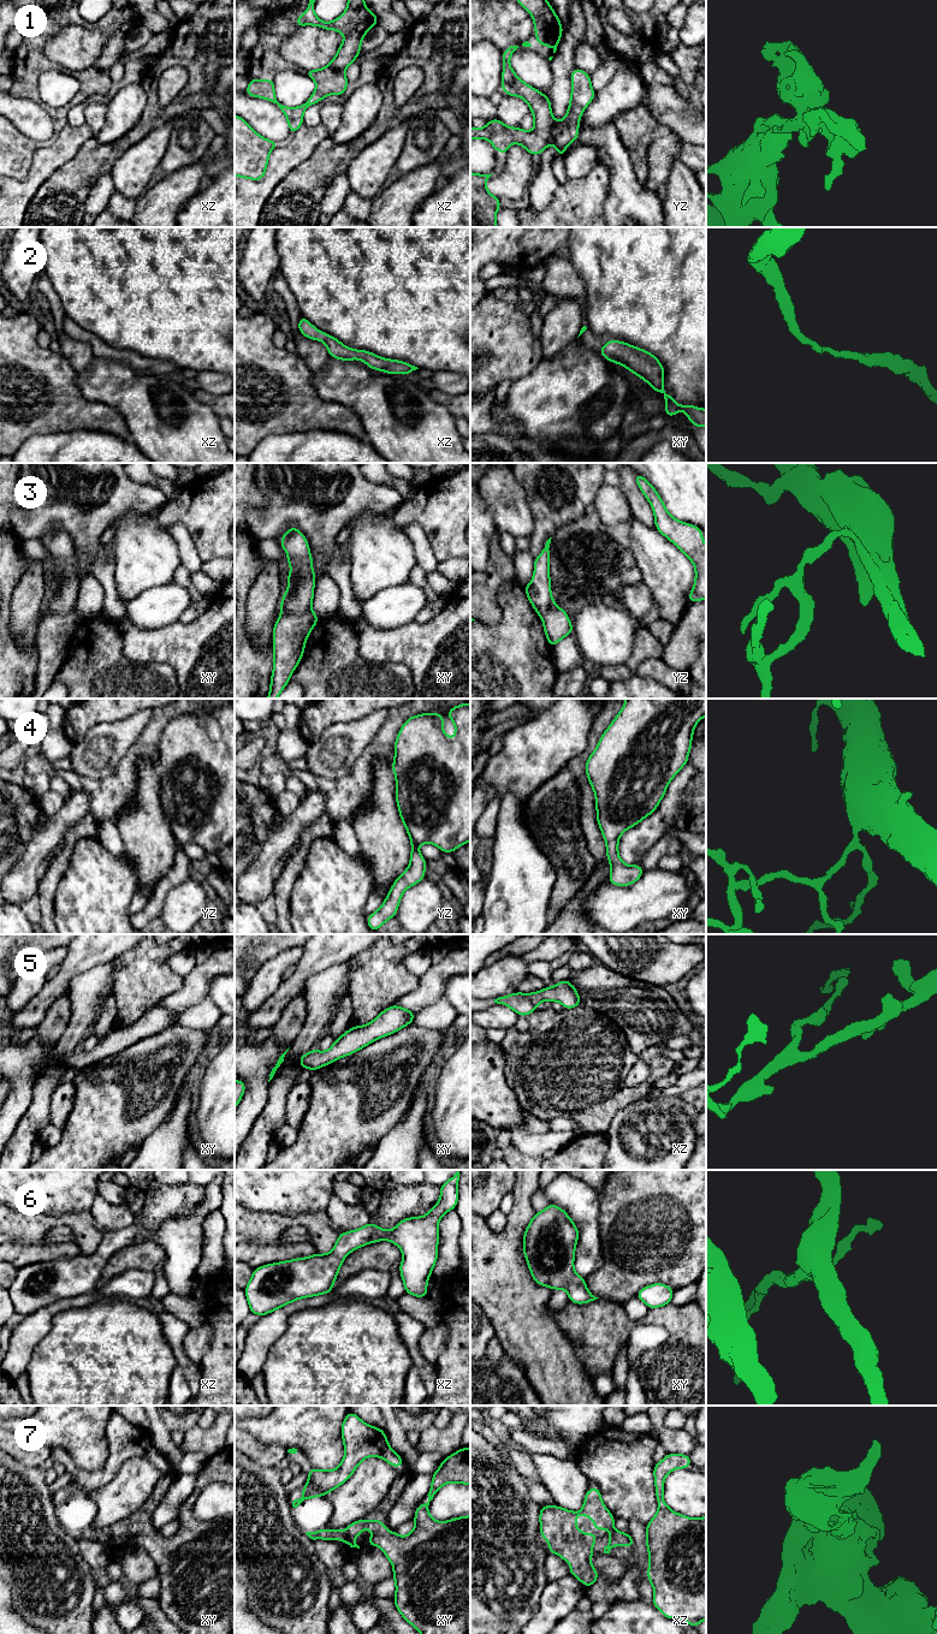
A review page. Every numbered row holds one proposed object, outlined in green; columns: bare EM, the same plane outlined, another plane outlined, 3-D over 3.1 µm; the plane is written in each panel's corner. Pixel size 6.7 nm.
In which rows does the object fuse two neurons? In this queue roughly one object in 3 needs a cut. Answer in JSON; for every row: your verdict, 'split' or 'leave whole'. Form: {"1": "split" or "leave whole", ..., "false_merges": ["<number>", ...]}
{"1": "leave whole", "2": "leave whole", "3": "split", "4": "leave whole", "5": "leave whole", "6": "leave whole", "7": "leave whole", "false_merges": ["3"]}

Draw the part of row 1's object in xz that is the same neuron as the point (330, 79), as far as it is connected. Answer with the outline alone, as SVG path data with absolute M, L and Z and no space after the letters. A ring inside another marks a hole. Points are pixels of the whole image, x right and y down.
M309 0L304 14L298 14L296 28L315 25L324 30L336 30L344 34L344 40L332 61L320 70L307 70L304 75L313 78L316 89L303 105L290 108L275 99L273 79L249 79L245 93L253 97L261 97L274 103L286 117L289 132L295 133L303 125L303 113L309 107L320 102L324 97L336 94L342 96L349 81L345 69L356 61L361 52L361 42L370 28L378 25L375 16L364 5L364 0L348 0L345 12L337 19L326 23L319 19L314 12L315 0Z

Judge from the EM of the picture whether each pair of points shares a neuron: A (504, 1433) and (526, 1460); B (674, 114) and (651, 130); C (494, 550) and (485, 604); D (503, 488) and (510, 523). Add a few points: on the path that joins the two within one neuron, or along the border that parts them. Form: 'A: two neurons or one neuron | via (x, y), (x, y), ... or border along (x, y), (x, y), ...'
A: one neuron | via (505, 1441), (519, 1456)
B: two neurons | border along (644, 106), (658, 123), (671, 131)
C: one neuron | via (494, 563), (494, 575), (485, 584), (485, 590)
D: one neuron | via (505, 497), (510, 507), (510, 515)

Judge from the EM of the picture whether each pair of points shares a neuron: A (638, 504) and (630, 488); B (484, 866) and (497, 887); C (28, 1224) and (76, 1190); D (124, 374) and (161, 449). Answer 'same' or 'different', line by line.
A: same
B: different
C: different
D: same

